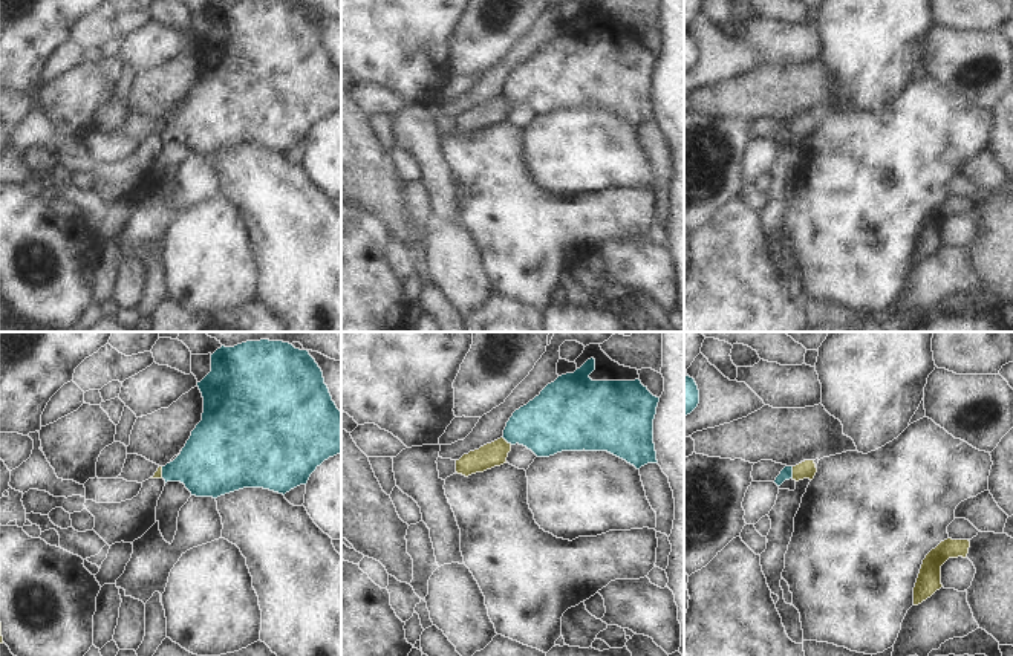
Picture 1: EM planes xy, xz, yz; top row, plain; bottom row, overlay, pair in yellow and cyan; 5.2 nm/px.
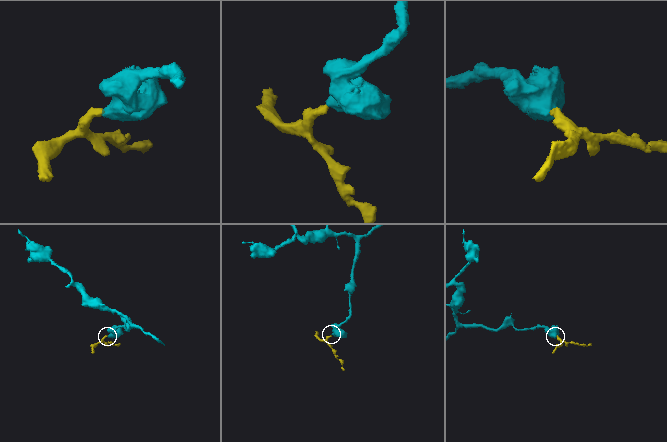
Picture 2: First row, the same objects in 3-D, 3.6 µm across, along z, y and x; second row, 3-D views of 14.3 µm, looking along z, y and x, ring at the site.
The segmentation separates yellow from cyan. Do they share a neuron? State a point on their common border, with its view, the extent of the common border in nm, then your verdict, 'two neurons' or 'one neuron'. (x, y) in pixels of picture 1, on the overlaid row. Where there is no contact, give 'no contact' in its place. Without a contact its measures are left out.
contact yz (793, 473); length 60 nm; two neurons

